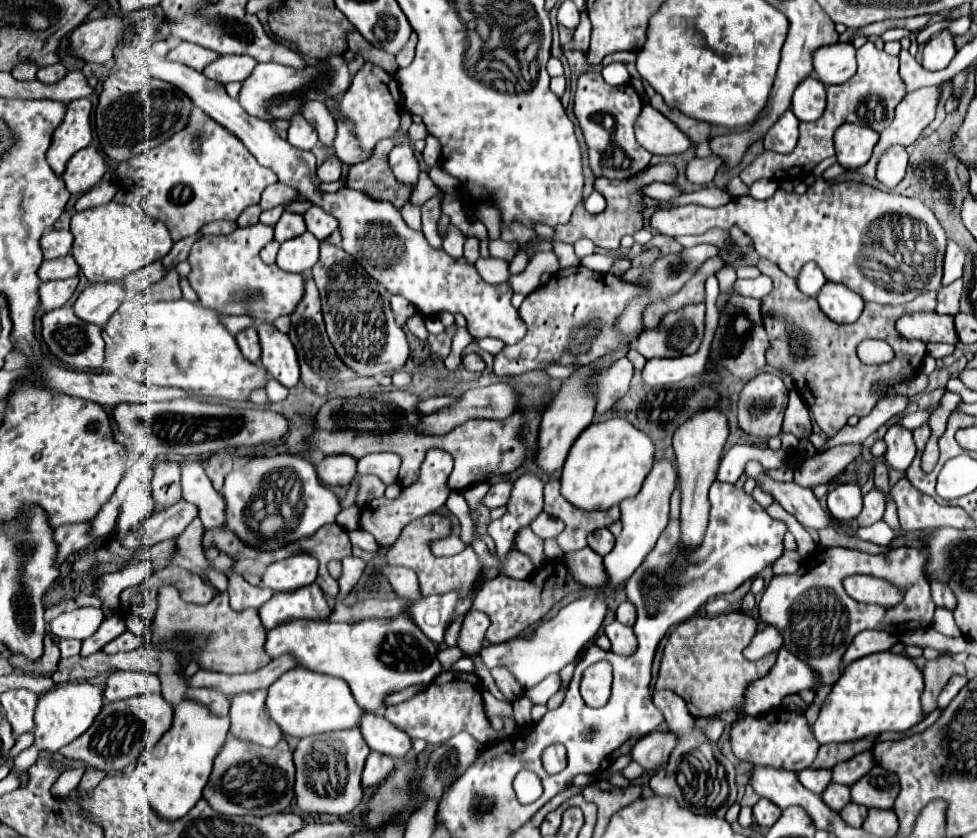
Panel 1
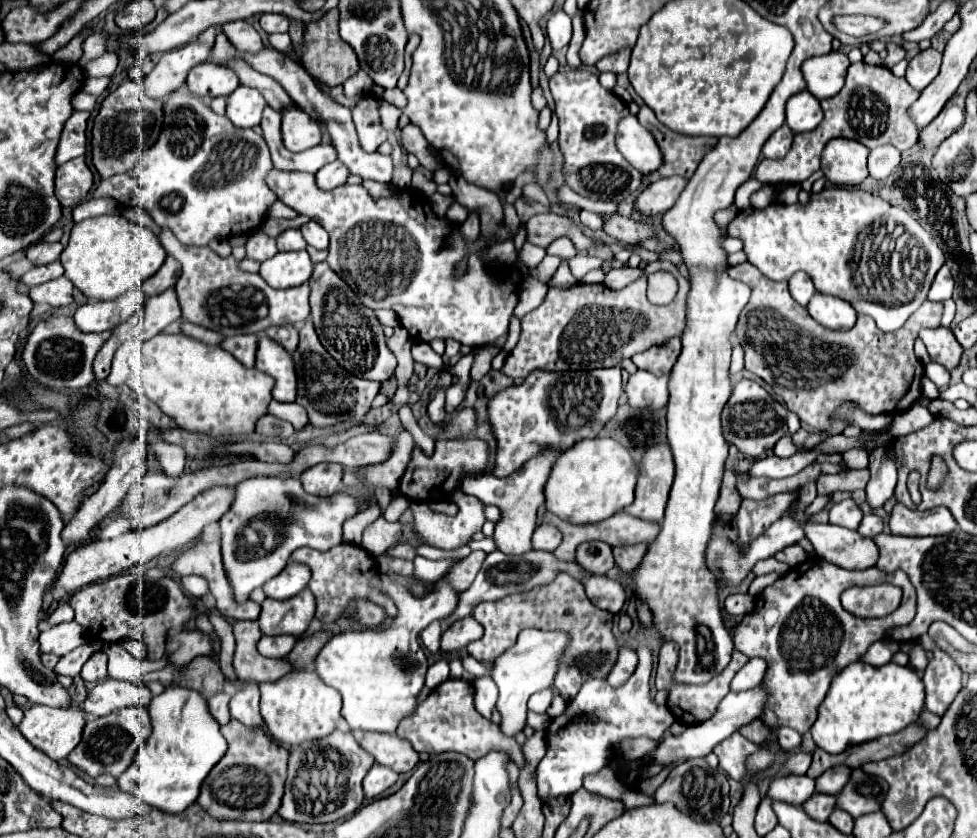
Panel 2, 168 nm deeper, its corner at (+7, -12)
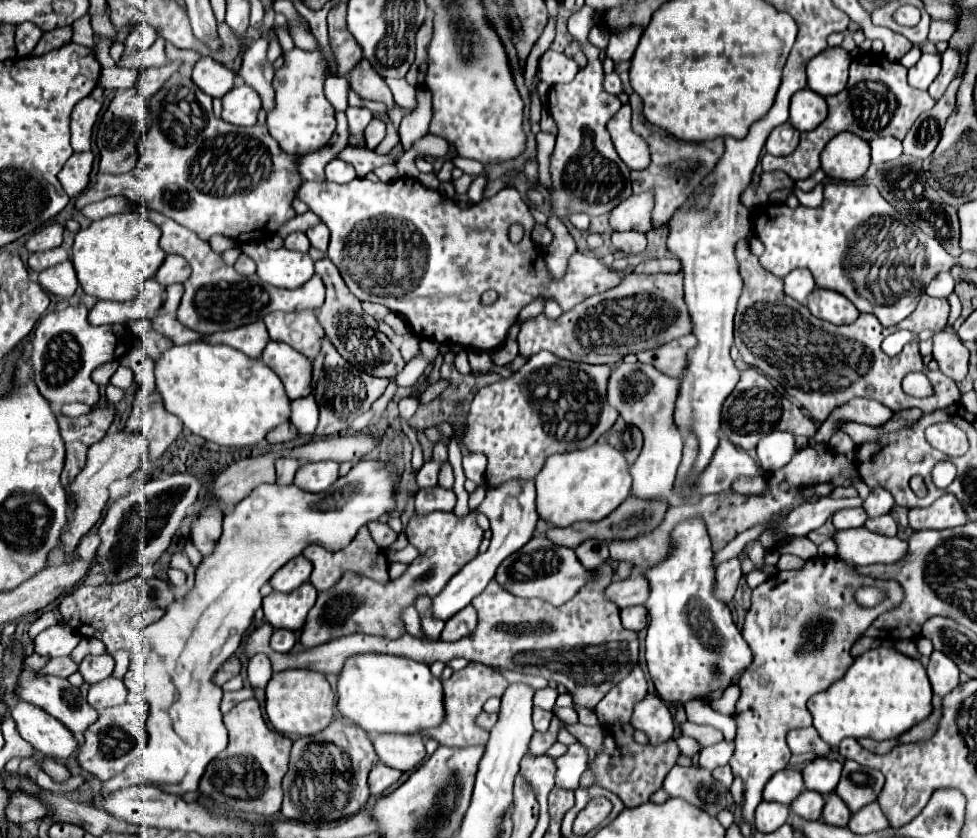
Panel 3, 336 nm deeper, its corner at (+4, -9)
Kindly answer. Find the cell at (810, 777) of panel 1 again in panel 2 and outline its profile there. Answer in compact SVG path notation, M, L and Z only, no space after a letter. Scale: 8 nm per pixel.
M775 776L769 784L767 798L775 798L777 802L789 802L793 806L801 806L811 794L815 794L815 782L809 776Z

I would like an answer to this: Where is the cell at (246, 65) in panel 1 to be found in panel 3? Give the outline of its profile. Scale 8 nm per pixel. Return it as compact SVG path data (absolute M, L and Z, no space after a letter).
M200 57L194 65L192 81L210 97L224 97L234 87L236 73L212 57Z

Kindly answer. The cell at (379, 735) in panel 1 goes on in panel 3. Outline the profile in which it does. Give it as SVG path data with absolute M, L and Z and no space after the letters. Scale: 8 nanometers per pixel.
M382 733L374 741L374 749L380 757L380 761L388 767L400 769L400 771L412 771L416 769L422 759L426 757L424 739L414 735L400 735L400 733Z

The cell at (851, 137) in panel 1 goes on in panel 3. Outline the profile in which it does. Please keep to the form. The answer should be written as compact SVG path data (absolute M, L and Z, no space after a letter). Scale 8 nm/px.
M838 133L824 147L822 171L832 179L856 181L862 179L870 165L870 145L854 133Z

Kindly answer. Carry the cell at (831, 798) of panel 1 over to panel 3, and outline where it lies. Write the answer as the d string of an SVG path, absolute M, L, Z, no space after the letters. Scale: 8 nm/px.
M802 791L802 795L794 799L794 805L790 805L790 809L808 821L818 821L822 817L824 805L826 799L824 795L818 795L818 791Z

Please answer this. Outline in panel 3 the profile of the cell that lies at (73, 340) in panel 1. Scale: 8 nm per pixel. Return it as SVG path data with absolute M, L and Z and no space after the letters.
M72 305L62 311L46 313L34 331L30 365L34 371L34 383L48 401L60 405L80 401L94 407L100 395L98 385L90 377L92 371L106 361L120 359L132 347L132 335L126 325L94 327L88 323L86 315L88 309L84 305Z

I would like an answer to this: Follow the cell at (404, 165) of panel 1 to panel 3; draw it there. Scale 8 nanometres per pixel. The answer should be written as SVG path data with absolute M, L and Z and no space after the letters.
M350 107L348 109L348 145L352 147L366 147L364 141L364 129L370 123L372 113L364 107Z

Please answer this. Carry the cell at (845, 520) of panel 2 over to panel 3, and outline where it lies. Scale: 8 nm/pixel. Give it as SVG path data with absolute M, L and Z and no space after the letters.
M854 507L854 509L842 509L836 511L832 521L836 529L852 529L852 527L862 527L866 521L866 511L862 507Z

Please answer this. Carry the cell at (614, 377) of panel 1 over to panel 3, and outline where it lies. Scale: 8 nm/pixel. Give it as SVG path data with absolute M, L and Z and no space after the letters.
M542 351L532 355L510 379L482 387L472 401L470 413L466 415L466 421L460 429L460 437L470 453L484 453L488 457L488 485L498 485L510 479L534 479L550 455L594 445L618 417L618 411L614 411L606 399L606 383L610 379L610 371L612 369L608 365L572 363Z

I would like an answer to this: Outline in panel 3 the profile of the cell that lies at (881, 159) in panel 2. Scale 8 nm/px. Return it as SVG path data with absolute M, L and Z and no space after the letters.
M880 137L870 143L872 147L872 163L886 163L894 161L902 155L902 141L894 137Z

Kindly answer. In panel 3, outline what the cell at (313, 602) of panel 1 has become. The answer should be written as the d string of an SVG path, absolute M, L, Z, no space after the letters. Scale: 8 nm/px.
M304 583L292 593L274 591L262 599L262 609L266 607L264 609L266 621L272 627L298 631L306 623L306 615L314 607L316 597L318 597L318 591L310 583Z

